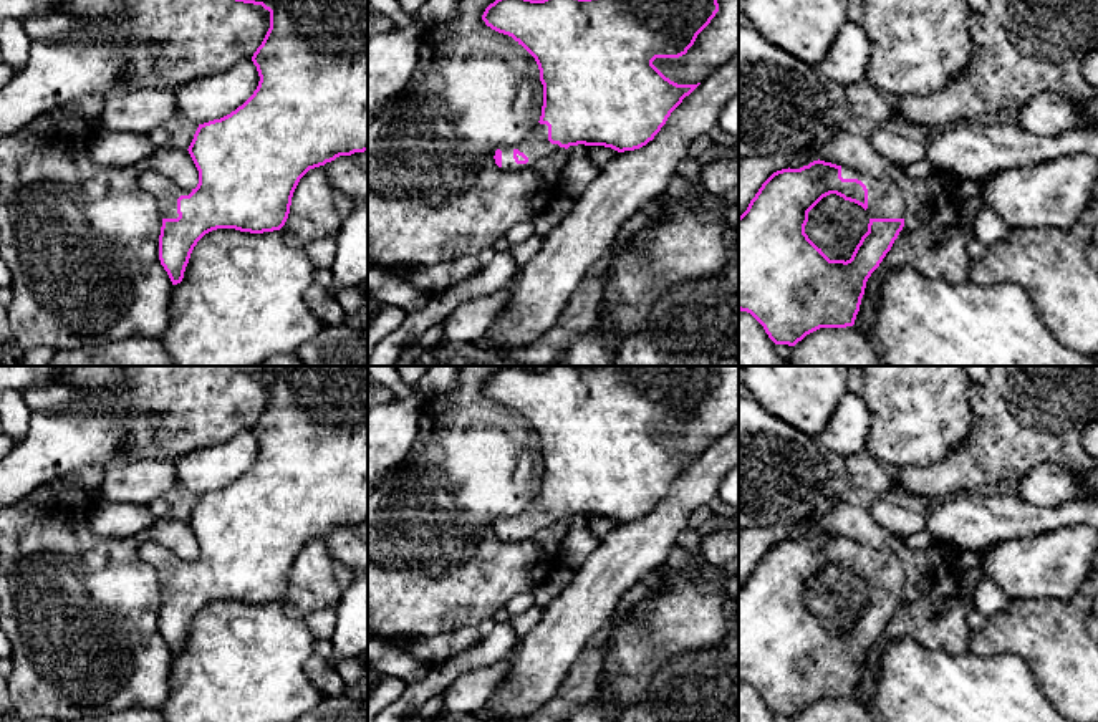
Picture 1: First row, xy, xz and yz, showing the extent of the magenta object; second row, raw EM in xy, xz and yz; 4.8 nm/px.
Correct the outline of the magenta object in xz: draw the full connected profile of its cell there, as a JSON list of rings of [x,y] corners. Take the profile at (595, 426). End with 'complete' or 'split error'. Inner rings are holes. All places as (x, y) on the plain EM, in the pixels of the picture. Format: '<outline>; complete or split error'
[[[503,366],[490,374],[482,391],[512,407],[537,432],[543,455],[540,492],[527,508],[495,522],[495,535],[517,543],[560,518],[604,517],[618,523],[646,517],[671,484],[697,455],[677,455],[653,432],[679,429],[719,383],[717,366],[548,366],[543,371]]]; split error

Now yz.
[[[825,532],[800,540],[773,543],[739,588],[739,681],[750,684],[775,715],[795,717],[820,699],[853,697],[864,666],[866,652],[879,638],[904,598],[906,575],[901,560],[884,546],[874,548]],[[836,565],[868,583],[868,603],[850,631],[830,631],[805,604],[808,583],[826,566]]]; split error

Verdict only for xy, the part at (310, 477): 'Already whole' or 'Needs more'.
Needs more

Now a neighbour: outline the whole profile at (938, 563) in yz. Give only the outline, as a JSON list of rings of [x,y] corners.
[[[826,502],[820,512],[798,523],[740,530],[739,588],[773,543],[800,540],[818,530],[874,548],[889,548],[901,560],[906,575],[896,619],[886,624],[866,652],[853,696],[858,702],[866,705],[876,696],[883,654],[898,639],[911,638],[952,656],[969,652],[972,629],[966,619],[967,608],[959,598],[966,575],[957,565],[961,548],[946,540],[934,540],[926,550],[906,548],[869,510],[858,505]]]

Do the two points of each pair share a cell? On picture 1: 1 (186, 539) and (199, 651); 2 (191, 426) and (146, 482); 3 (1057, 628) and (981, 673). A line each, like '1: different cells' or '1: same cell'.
1: different cells
2: different cells
3: different cells

